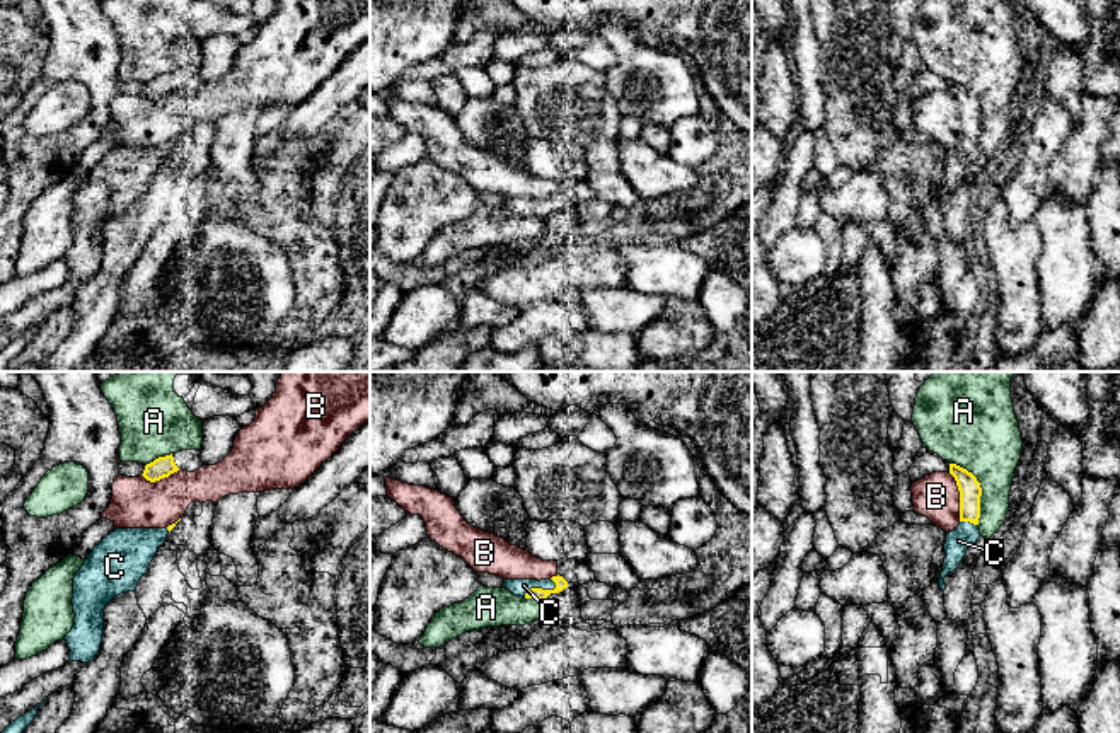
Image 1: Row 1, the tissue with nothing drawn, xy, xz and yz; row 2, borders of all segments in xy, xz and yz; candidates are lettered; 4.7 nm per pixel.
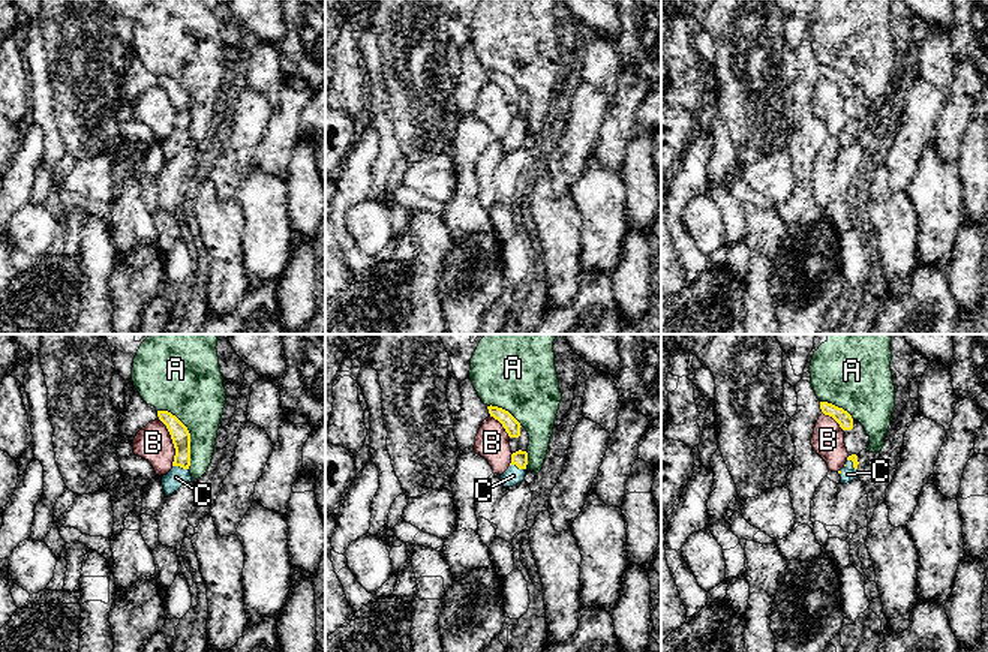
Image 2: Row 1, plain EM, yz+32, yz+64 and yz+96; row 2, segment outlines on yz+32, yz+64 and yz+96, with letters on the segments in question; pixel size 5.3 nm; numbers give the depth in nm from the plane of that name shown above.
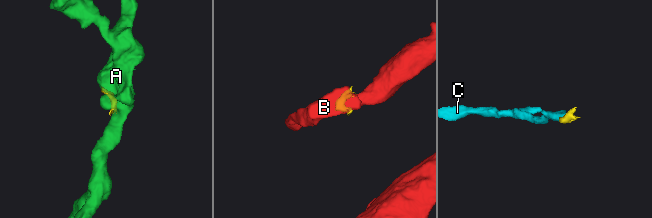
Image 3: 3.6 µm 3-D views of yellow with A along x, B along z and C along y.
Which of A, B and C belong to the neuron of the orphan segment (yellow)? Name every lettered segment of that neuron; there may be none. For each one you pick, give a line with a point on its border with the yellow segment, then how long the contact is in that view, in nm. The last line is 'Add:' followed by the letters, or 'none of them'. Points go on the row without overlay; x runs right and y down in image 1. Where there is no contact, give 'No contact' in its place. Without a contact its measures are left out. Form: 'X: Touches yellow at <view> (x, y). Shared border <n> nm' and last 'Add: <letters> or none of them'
C: Touches yellow at xz (539, 207). Shared border 170 nm
Add: C

